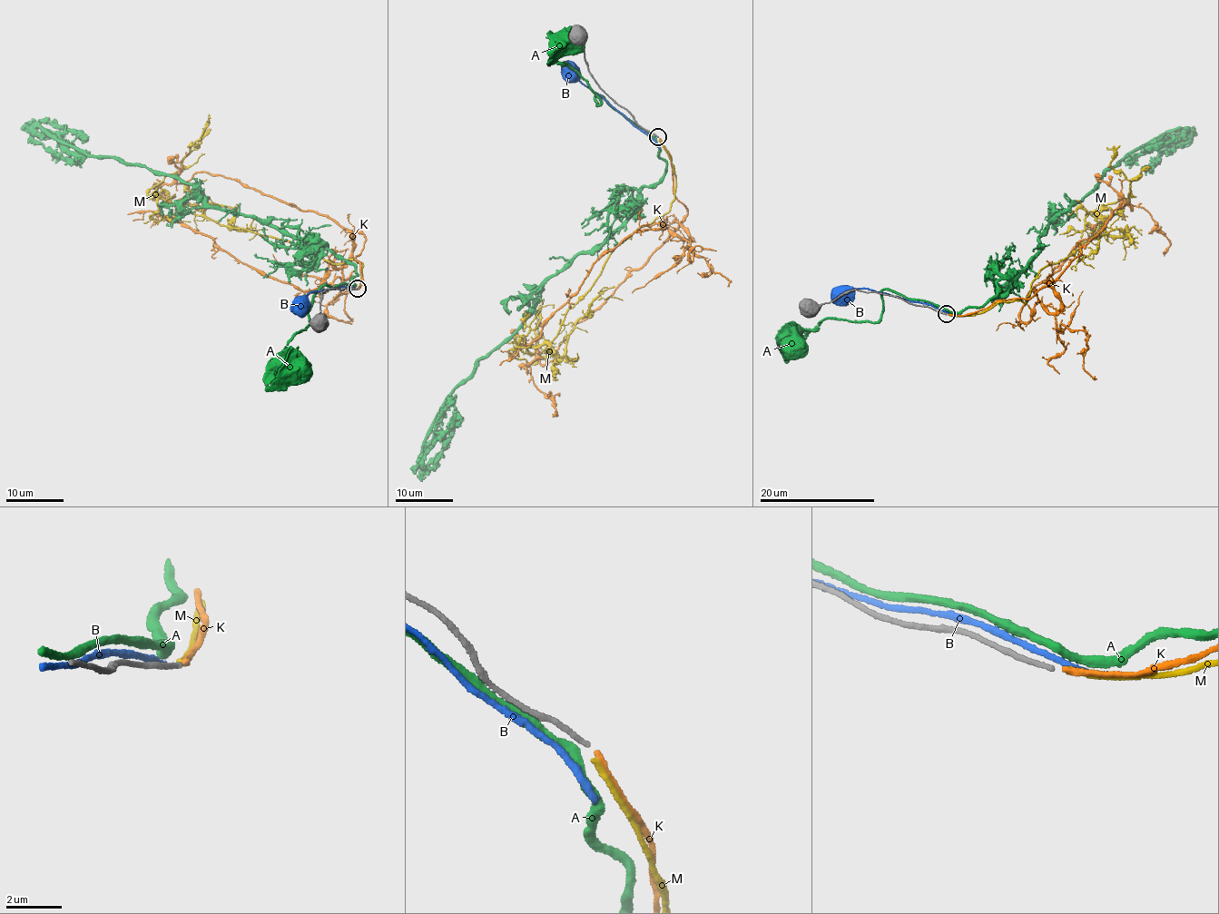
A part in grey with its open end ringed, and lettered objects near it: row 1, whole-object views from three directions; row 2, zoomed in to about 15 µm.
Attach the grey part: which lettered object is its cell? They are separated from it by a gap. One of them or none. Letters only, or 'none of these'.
K

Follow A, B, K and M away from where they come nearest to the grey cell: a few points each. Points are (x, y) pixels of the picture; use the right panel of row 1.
A: (946, 311), (926, 300), (885, 289), (883, 308), (876, 321), (829, 318), (805, 329), (786, 355), (793, 350)
B: (947, 312), (871, 289), (859, 287), (845, 297), (844, 295)
K: (948, 314), (1027, 299), (1048, 282), (1059, 309), (1038, 302), (1027, 322), (1018, 318), (1099, 225), (1085, 226)
M: (949, 314), (1024, 303), (1042, 269), (1101, 237), (1099, 215), (1130, 192), (1106, 147)

